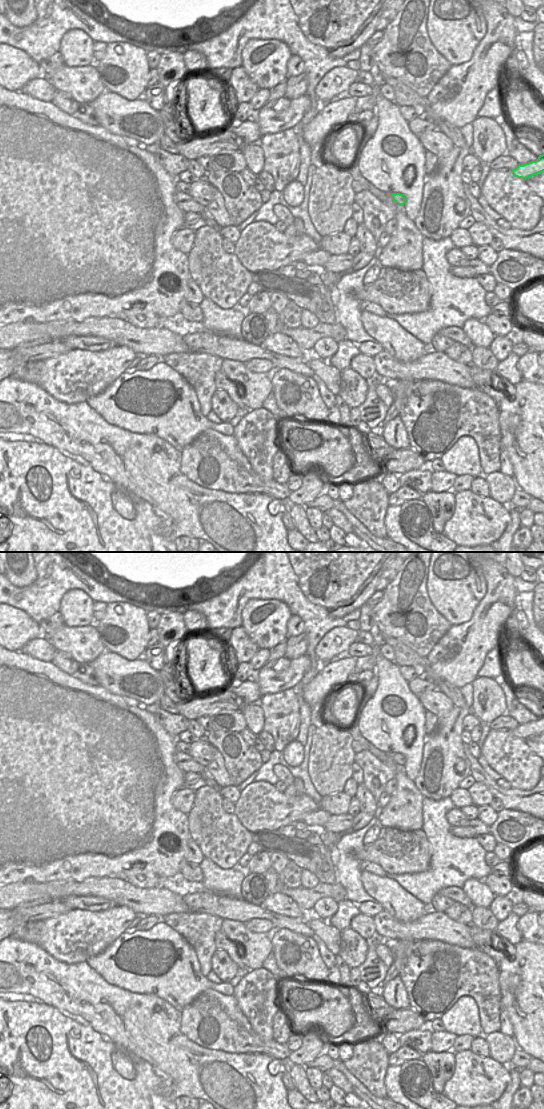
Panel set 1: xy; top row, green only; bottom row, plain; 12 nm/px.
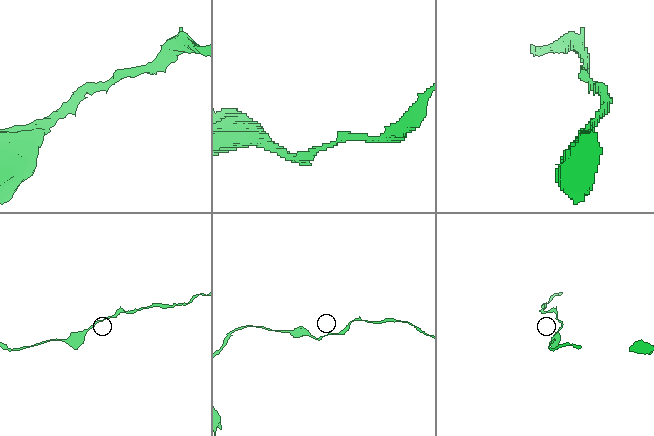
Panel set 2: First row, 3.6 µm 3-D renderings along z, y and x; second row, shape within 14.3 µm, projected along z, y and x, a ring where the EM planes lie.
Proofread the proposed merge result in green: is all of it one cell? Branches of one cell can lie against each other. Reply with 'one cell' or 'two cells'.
one cell

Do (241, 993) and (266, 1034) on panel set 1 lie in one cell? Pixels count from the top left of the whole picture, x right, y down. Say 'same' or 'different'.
same

